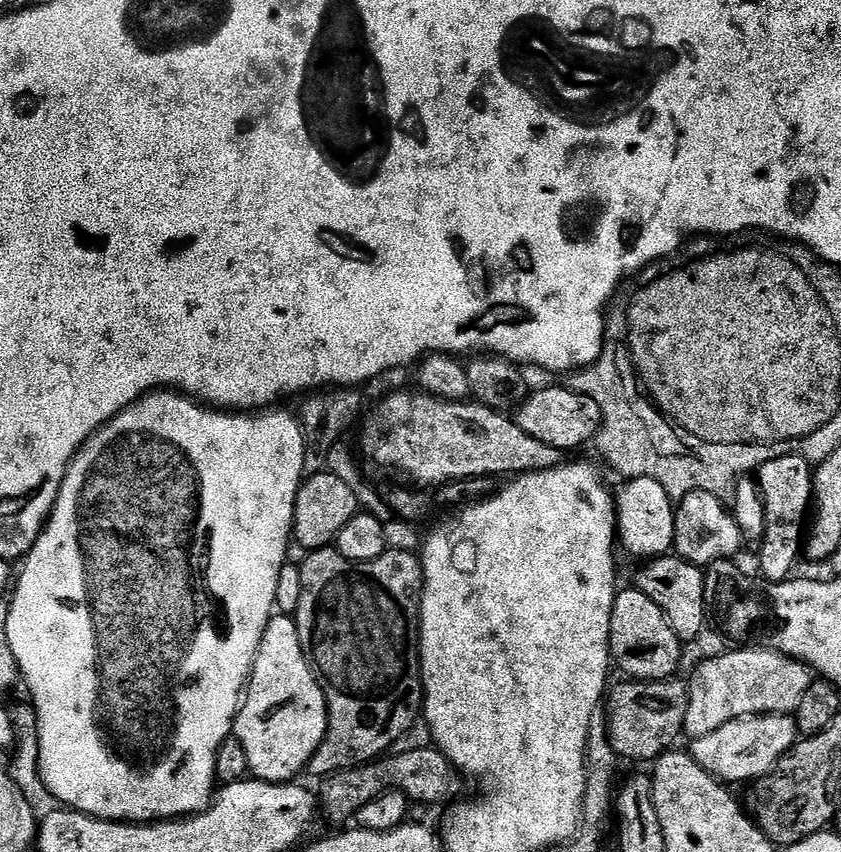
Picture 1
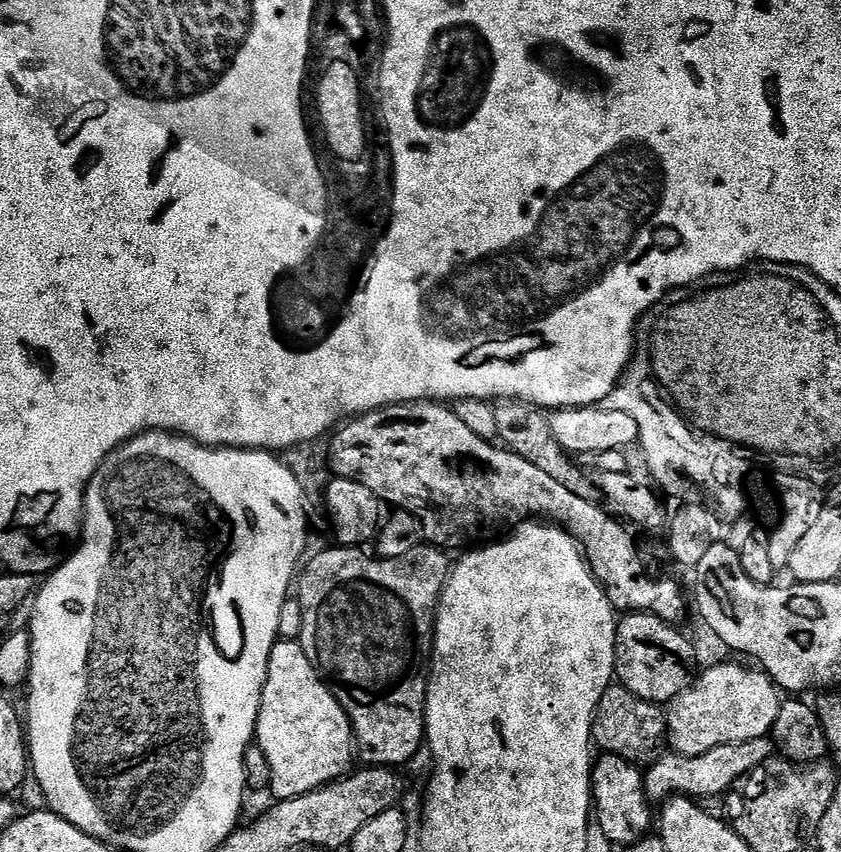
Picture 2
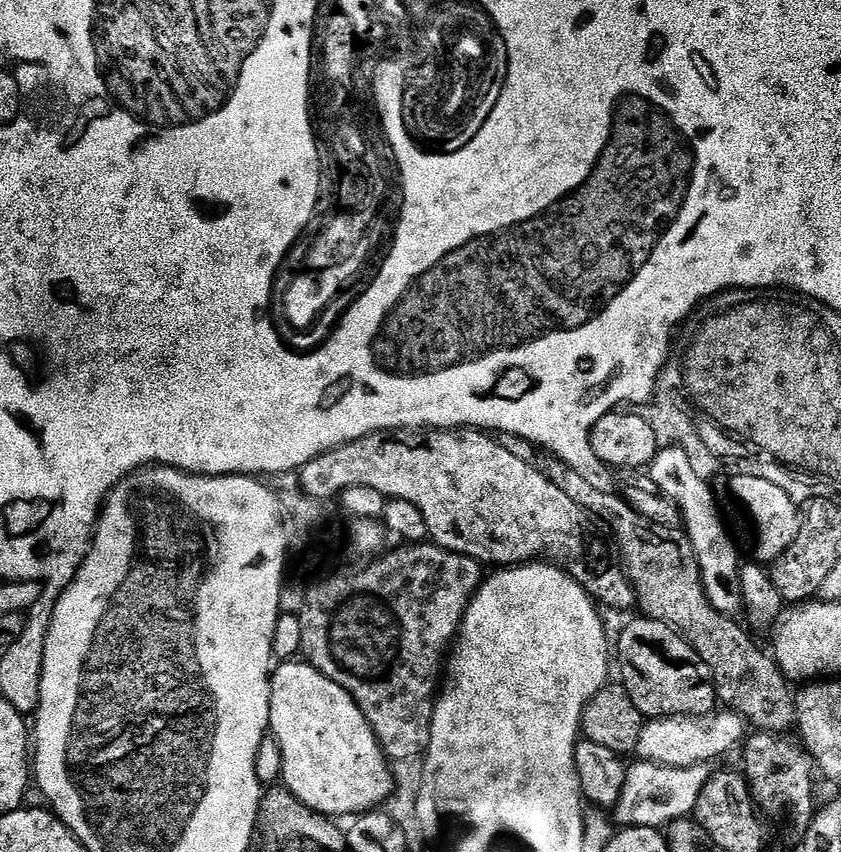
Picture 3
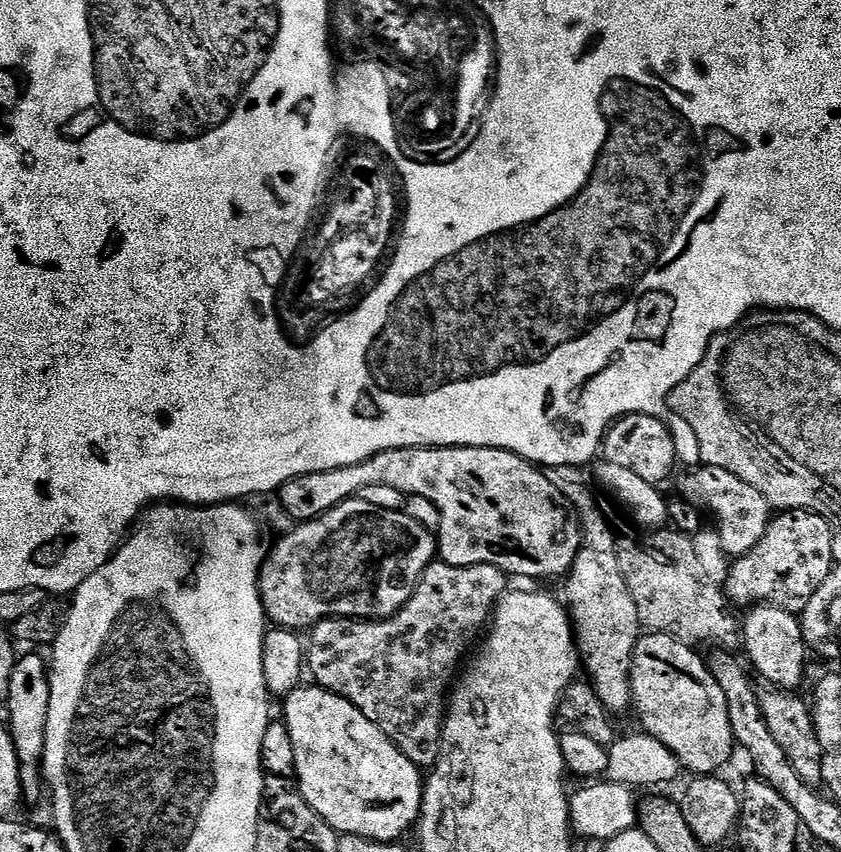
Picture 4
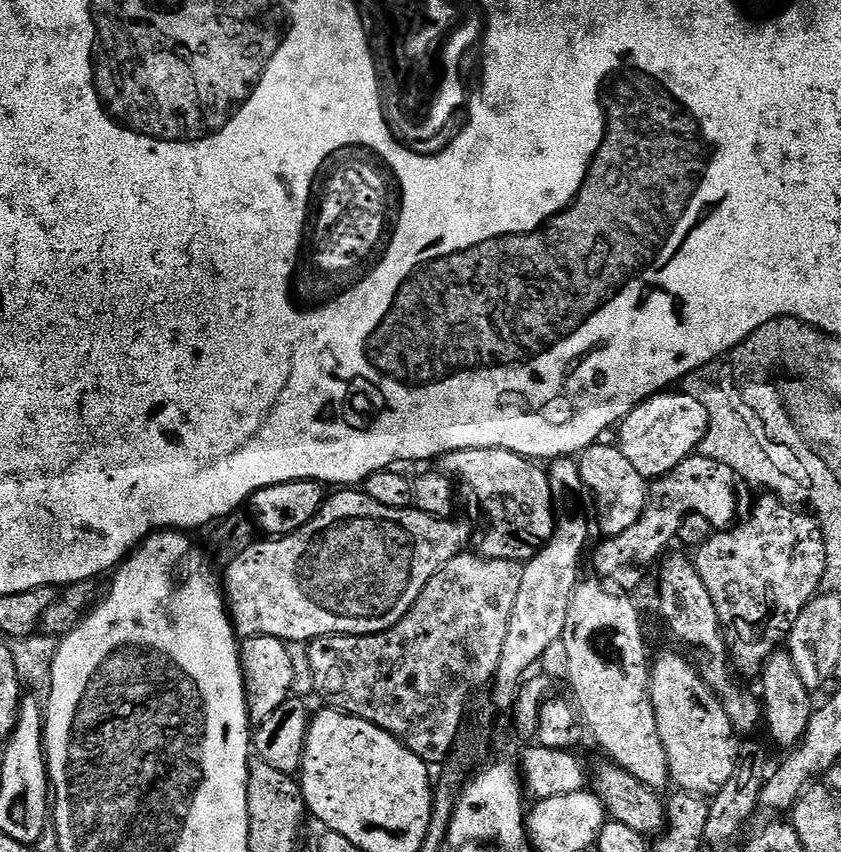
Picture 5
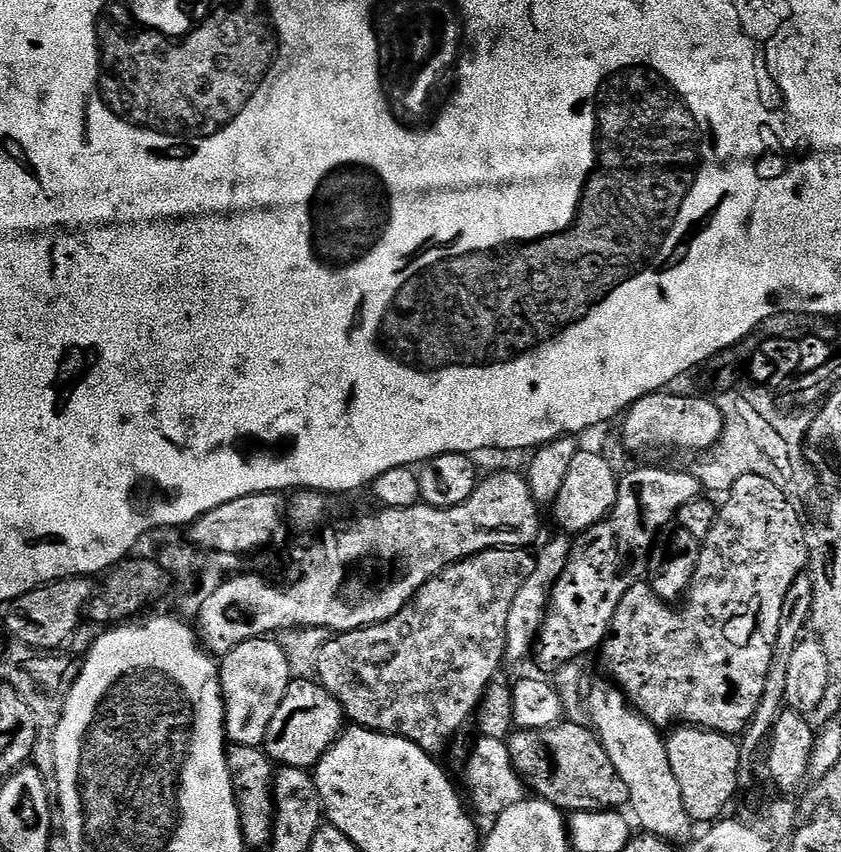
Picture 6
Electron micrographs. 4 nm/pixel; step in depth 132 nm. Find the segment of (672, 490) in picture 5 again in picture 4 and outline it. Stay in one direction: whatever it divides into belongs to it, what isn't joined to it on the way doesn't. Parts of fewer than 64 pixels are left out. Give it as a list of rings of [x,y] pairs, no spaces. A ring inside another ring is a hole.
[[[709,464],[693,467],[685,471],[680,480],[679,494],[687,503],[705,512],[716,515],[716,532],[729,552],[729,557],[743,556],[756,545],[766,534],[770,521],[774,516],[774,509],[753,486],[742,482],[734,474]]]

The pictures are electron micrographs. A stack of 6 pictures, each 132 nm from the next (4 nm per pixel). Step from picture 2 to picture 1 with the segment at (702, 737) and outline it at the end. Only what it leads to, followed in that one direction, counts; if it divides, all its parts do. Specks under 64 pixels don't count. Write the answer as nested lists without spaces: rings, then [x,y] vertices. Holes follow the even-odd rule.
[[[736,646],[733,652],[724,652],[717,660],[704,660],[692,672],[692,680],[687,681],[688,705],[684,718],[683,735],[692,740],[708,735],[728,722],[749,716],[769,714],[792,714],[802,702],[806,690],[814,683],[813,673],[806,663],[789,659],[767,646]]]

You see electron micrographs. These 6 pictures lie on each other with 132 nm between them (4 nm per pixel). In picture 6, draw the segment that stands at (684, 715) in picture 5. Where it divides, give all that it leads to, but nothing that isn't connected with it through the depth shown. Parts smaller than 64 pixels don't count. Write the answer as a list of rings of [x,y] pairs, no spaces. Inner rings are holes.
[[[695,726],[677,727],[672,734],[673,736],[669,735],[666,740],[670,770],[674,770],[674,778],[678,778],[686,814],[697,825],[719,821],[725,815],[724,807],[735,798],[740,788],[739,743],[731,736],[723,736],[720,732],[711,732],[708,728]]]

